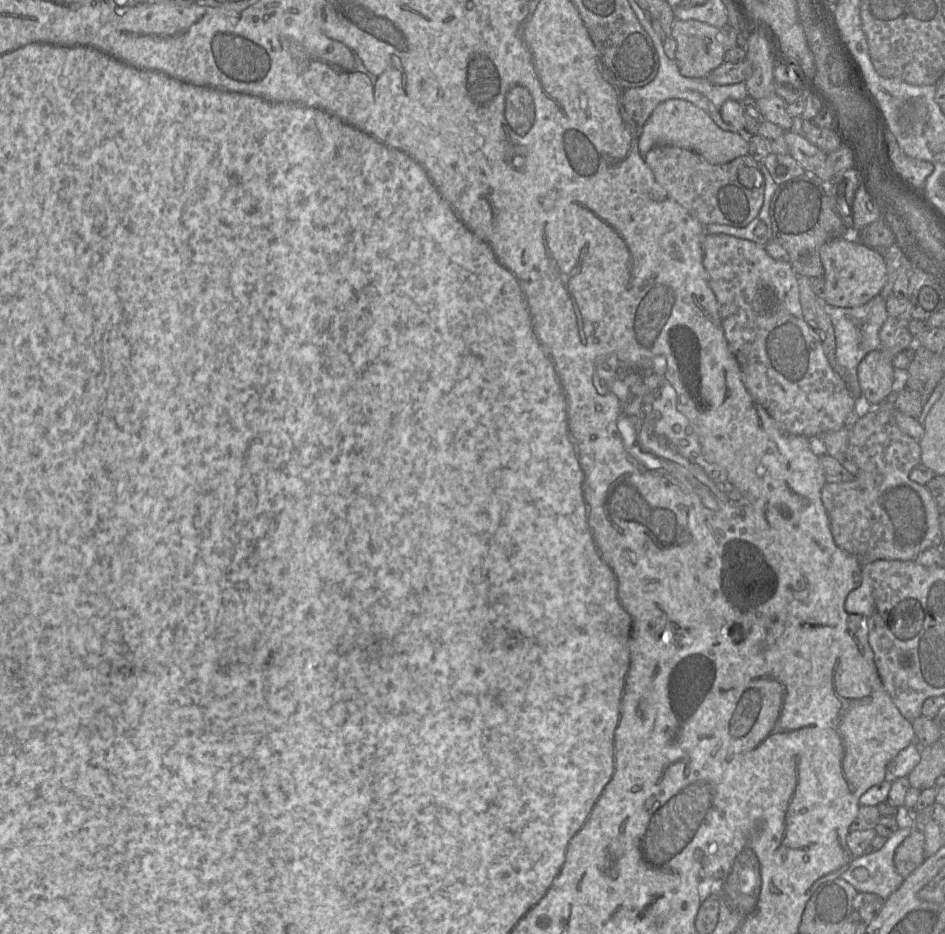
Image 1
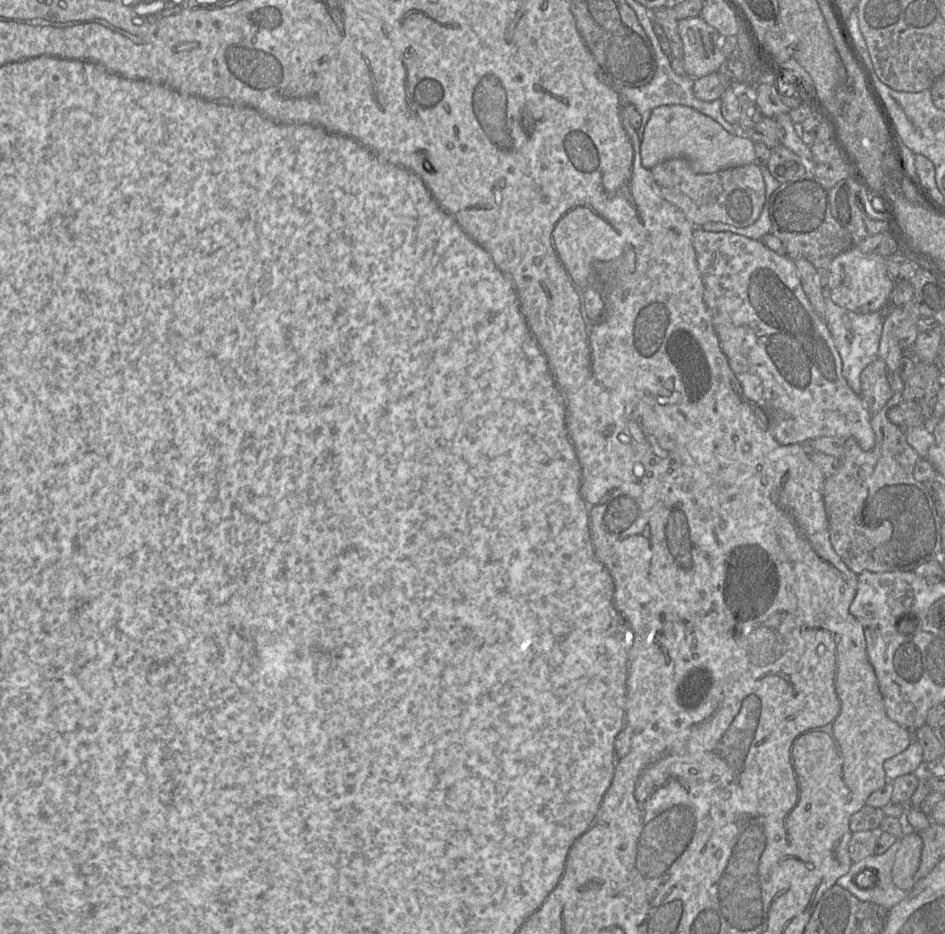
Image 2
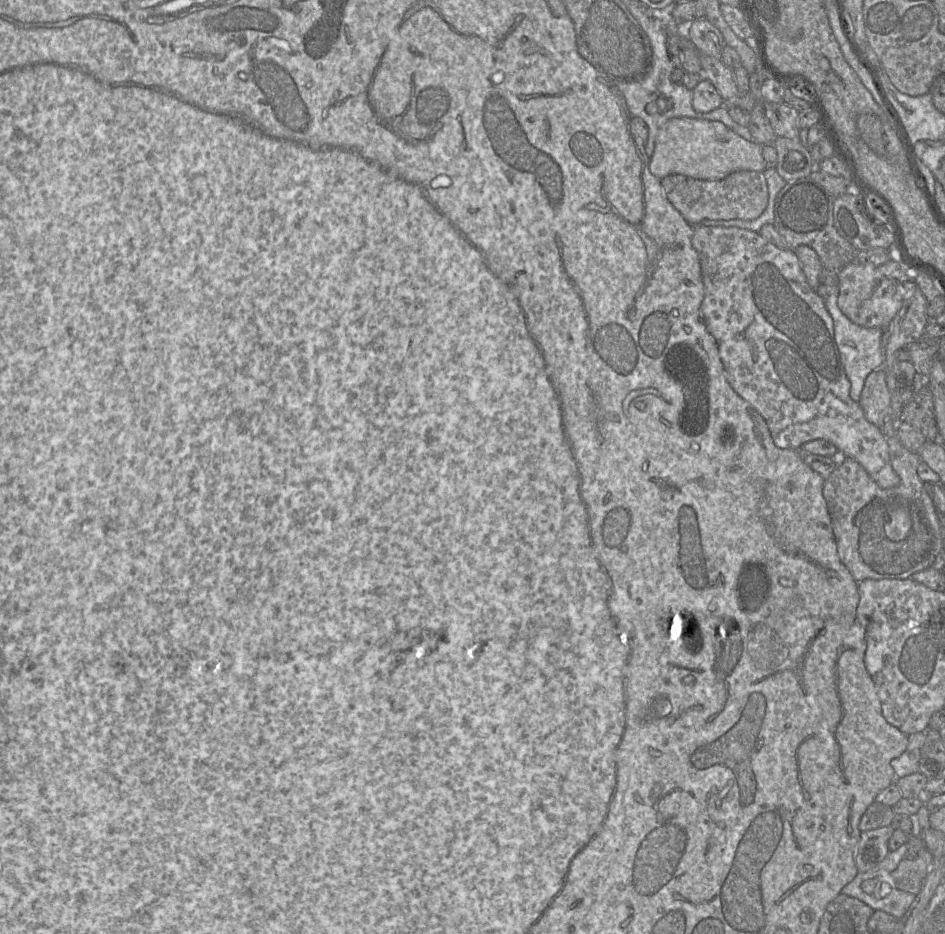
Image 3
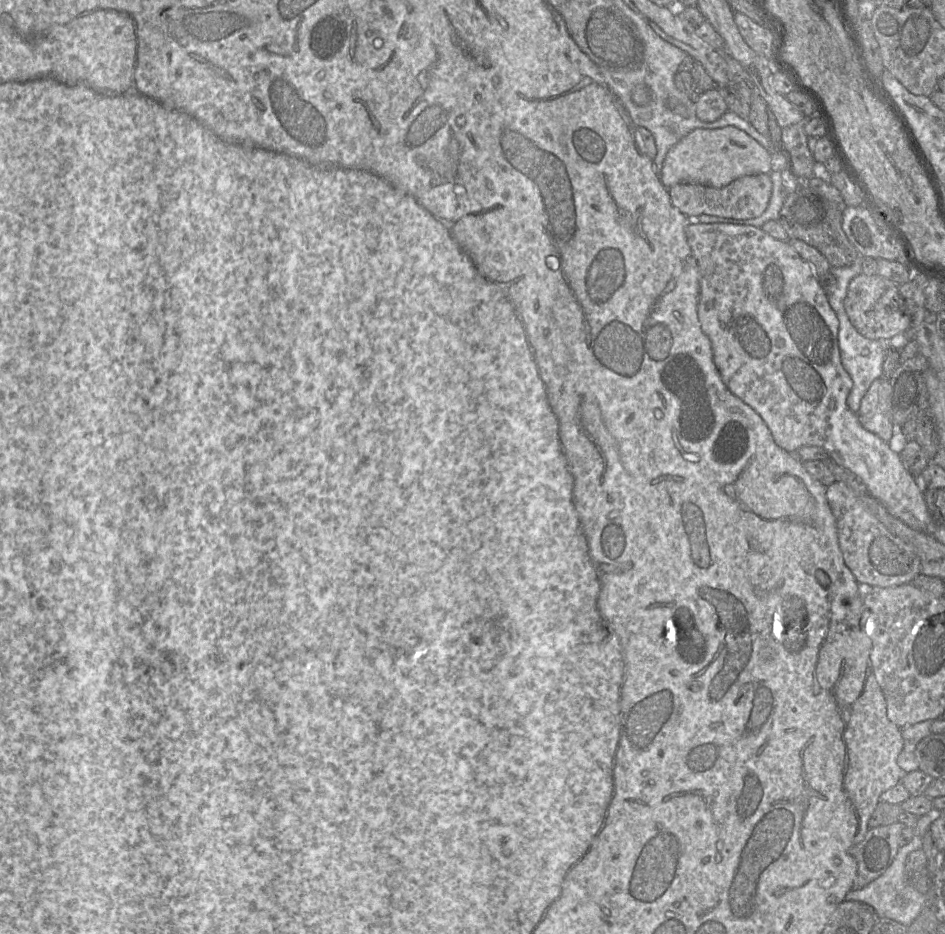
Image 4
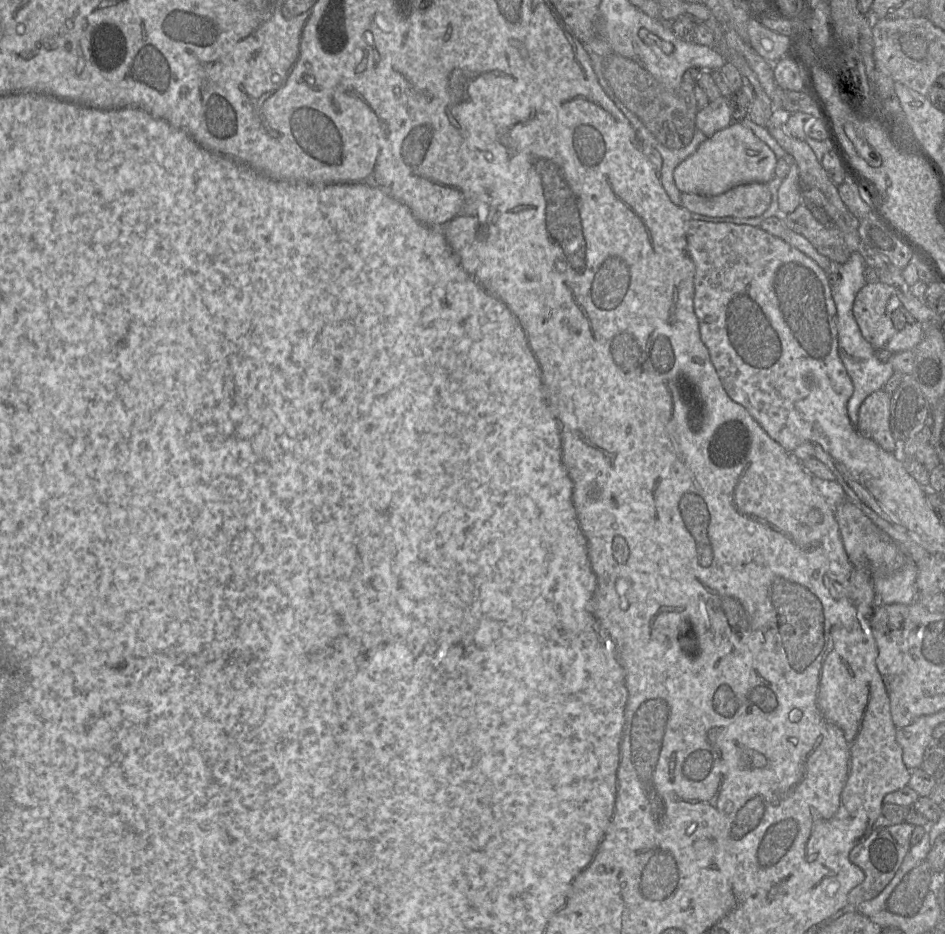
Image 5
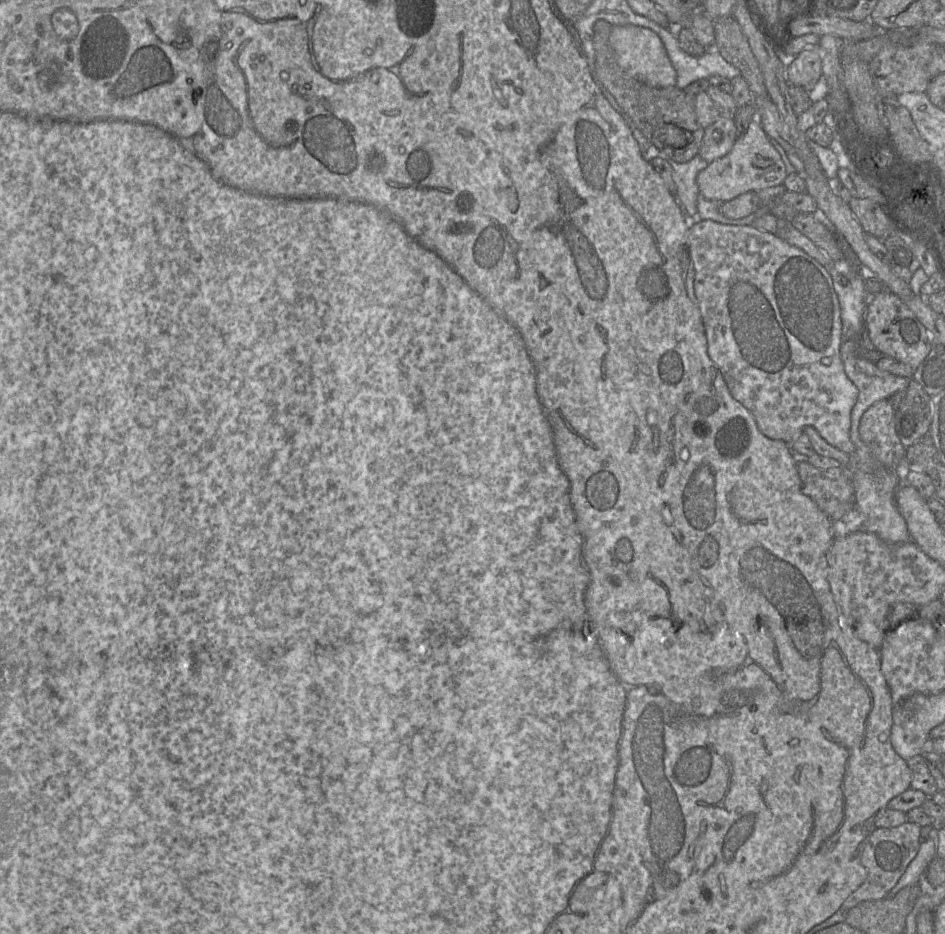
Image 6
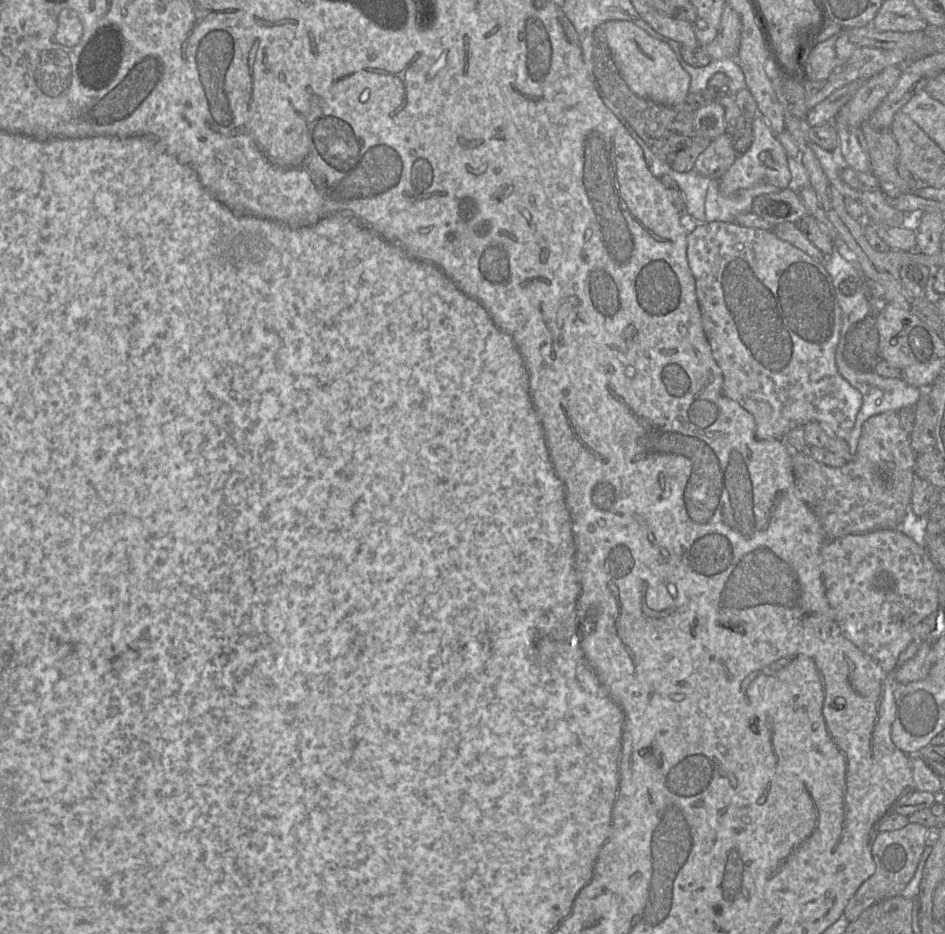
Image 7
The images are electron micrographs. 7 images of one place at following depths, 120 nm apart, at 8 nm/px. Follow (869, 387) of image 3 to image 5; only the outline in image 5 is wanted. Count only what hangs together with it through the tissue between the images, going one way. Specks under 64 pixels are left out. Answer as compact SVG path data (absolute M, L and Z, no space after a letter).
M883 388L866 397L859 408L857 430L862 436L876 442L883 450L894 453L897 449L897 442L890 429L890 404L891 395Z

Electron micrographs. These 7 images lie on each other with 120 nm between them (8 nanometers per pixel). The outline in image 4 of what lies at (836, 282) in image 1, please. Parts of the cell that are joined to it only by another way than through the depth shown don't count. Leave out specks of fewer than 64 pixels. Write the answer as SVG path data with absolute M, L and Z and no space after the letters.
M878 274L855 276L849 283L844 308L857 331L872 340L889 340L911 327L912 317L900 295L899 285Z

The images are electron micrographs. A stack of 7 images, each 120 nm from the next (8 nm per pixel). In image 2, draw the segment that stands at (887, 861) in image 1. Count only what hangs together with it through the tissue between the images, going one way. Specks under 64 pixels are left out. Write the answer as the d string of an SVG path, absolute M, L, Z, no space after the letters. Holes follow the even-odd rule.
M897 838L883 854L875 854L853 862L849 871L838 878L836 884L845 888L860 902L872 902L884 906L887 910L891 909L909 892L896 886L892 878L895 855L900 846L901 838ZM860 873L864 873L866 879L873 877L872 887L865 889L855 883L855 879Z

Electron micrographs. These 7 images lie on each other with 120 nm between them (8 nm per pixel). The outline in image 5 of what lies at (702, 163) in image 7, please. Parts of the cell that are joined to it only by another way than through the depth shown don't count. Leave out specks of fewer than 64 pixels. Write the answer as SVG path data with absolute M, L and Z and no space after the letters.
M721 96L710 101L706 107L696 113L695 123L696 128L707 138L728 127L733 123L728 100Z

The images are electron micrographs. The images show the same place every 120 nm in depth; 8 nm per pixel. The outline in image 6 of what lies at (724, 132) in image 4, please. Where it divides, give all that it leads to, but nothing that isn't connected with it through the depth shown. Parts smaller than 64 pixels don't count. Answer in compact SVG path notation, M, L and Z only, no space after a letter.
M753 119L747 130L737 137L725 156L714 160L698 173L699 193L713 202L726 202L743 193L782 185L787 176L780 154L771 144L758 119Z

